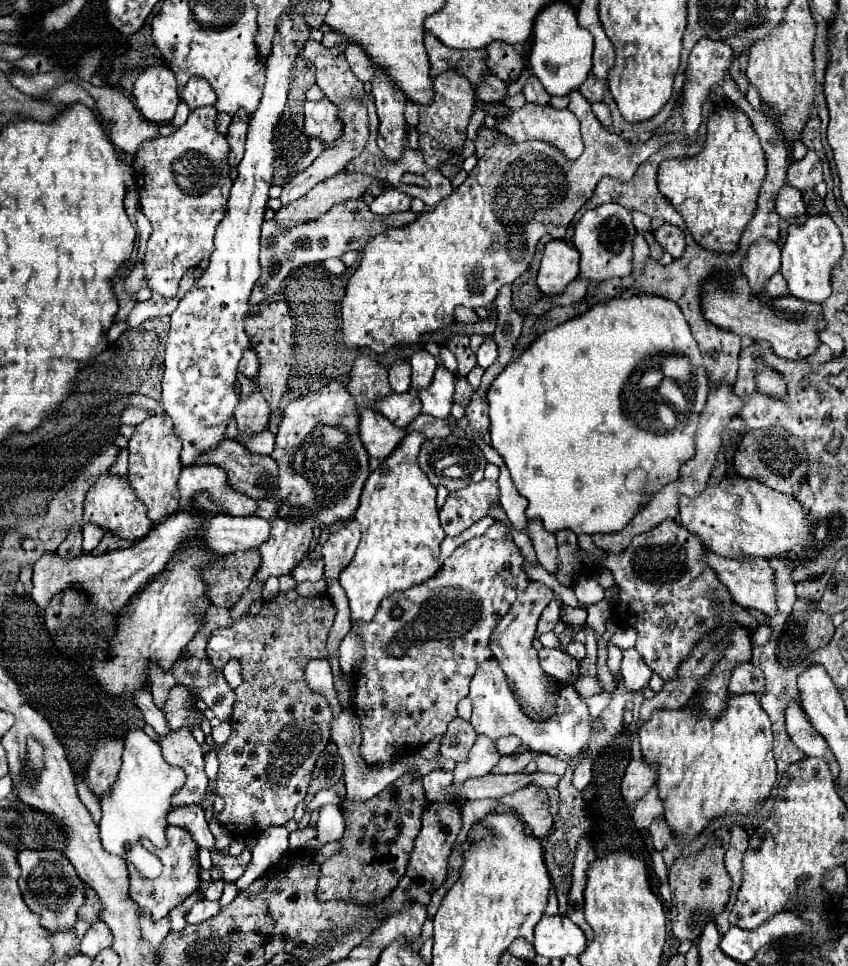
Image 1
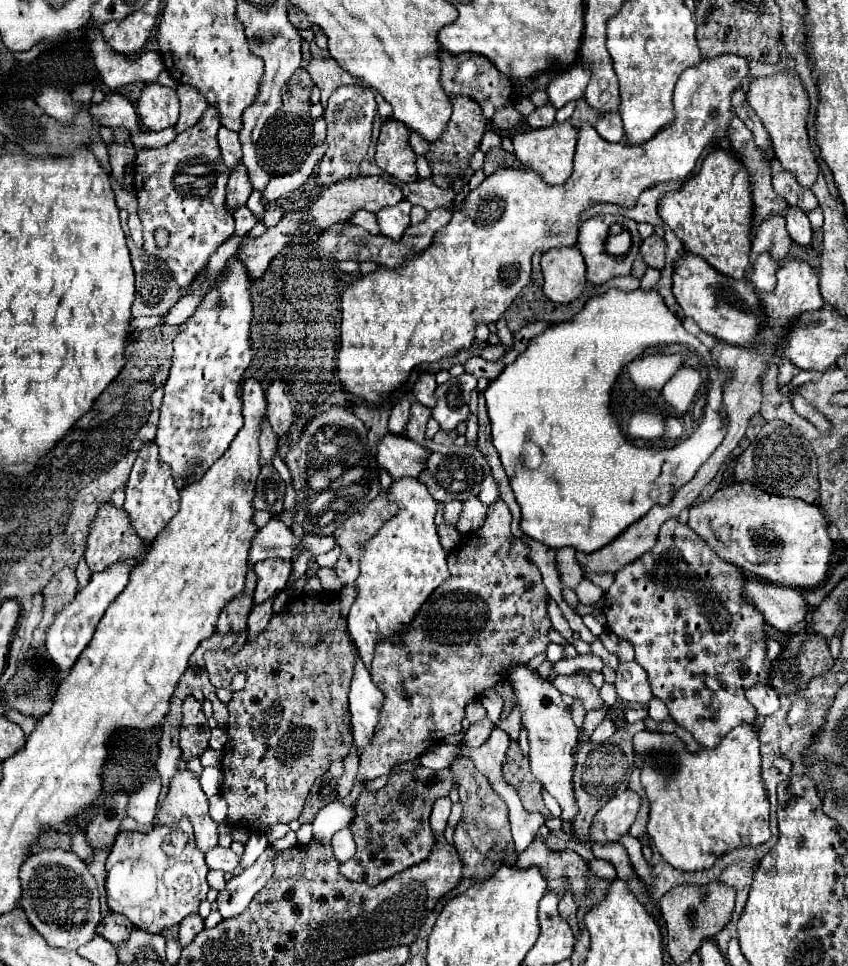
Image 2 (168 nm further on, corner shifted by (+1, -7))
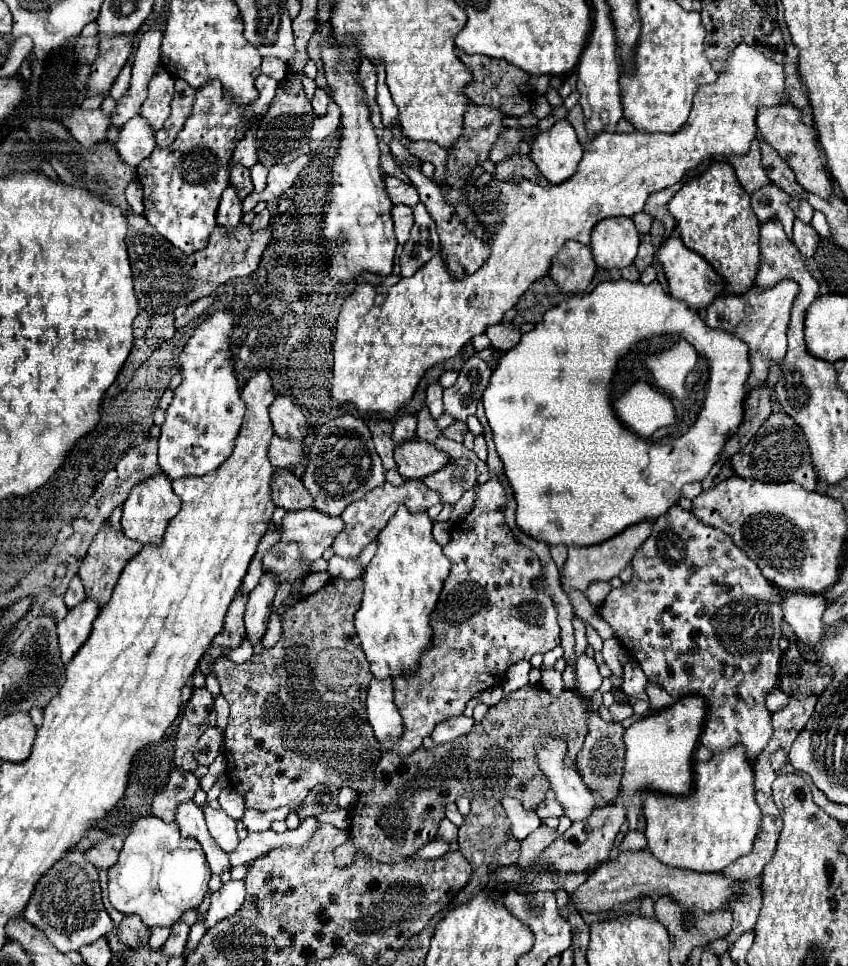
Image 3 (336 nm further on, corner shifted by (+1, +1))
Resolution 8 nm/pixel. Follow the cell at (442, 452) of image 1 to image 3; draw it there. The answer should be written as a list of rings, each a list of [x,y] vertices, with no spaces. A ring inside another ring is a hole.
[[[464,457],[462,459],[450,459],[442,469],[424,477],[422,481],[428,489],[436,489],[442,495],[442,503],[456,503],[476,483],[476,465],[472,465],[472,461],[464,459]]]

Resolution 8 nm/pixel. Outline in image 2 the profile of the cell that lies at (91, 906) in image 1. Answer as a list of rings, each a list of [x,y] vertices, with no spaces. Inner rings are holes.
[[[108,913],[108,917],[102,919],[102,925],[98,927],[98,933],[108,939],[114,945],[120,945],[120,941],[128,939],[128,933],[132,933],[134,925],[128,921],[128,917],[124,915],[116,915],[116,913]]]

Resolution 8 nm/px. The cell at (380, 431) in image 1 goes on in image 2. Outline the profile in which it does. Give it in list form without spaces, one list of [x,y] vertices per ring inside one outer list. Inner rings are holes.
[[[386,435],[378,443],[378,463],[386,467],[390,477],[402,479],[402,477],[418,477],[424,471],[426,459],[430,457],[430,449],[412,443],[408,437],[396,437],[396,435]]]

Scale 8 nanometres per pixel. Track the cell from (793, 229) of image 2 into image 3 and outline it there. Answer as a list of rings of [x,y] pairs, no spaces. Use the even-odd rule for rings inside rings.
[[[800,219],[794,221],[794,237],[792,237],[792,243],[798,247],[798,251],[804,255],[804,257],[812,257],[816,247],[818,247],[818,233],[814,231],[812,225],[808,223],[802,223]]]

